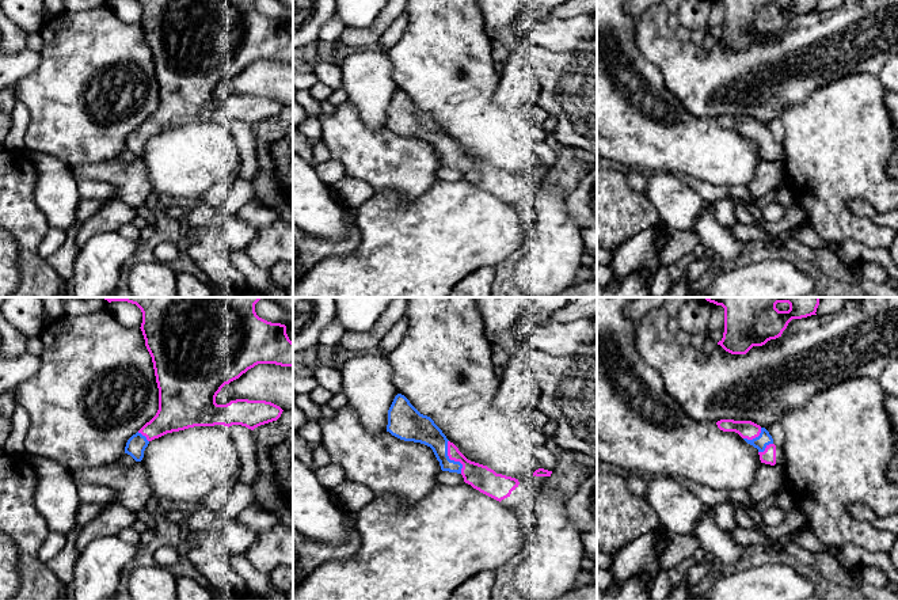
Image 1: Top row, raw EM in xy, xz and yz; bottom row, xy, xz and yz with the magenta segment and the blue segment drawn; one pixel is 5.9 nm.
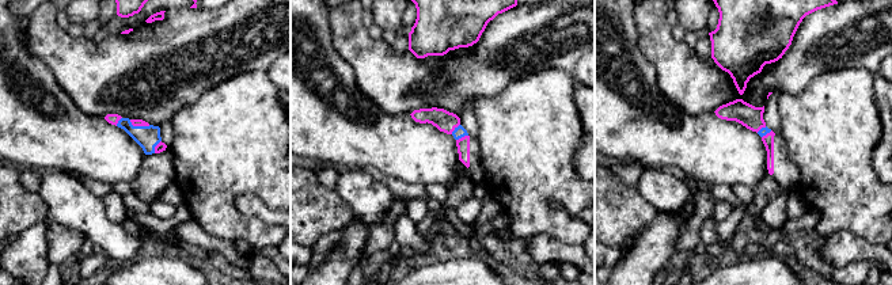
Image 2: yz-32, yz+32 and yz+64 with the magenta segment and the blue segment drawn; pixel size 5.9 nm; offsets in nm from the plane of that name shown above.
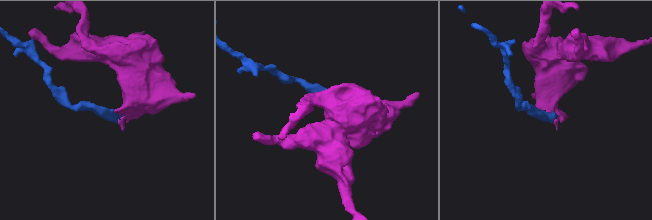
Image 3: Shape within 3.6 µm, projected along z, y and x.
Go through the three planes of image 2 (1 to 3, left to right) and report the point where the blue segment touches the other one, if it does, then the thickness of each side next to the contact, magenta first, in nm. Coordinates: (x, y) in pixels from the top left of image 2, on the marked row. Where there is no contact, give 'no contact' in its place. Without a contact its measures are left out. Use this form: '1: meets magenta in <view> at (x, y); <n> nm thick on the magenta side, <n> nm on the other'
1: meets magenta in yz-32 at (118, 120); 60 nm thick on the magenta side, 140 nm on the other
2: meets magenta in yz+32 at (462, 137); 80 nm thick on the magenta side, 70 nm on the other
3: meets magenta in yz+64 at (767, 133); 70 nm thick on the magenta side, 50 nm on the other

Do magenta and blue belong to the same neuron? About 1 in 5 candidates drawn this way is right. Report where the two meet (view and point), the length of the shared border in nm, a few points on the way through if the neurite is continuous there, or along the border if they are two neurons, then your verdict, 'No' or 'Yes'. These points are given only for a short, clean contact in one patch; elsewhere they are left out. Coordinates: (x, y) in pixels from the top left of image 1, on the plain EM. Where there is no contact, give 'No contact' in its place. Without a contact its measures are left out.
Touches magenta at xz (451, 155). Shared border 220 nm. Path across: xz (482, 174), (451, 155), (422, 125). Yes

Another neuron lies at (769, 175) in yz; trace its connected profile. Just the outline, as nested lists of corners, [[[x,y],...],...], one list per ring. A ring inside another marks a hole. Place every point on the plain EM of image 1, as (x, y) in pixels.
[[[761,159],[757,164],[754,178],[747,185],[753,202],[760,197],[777,189],[784,183],[784,170],[776,160]]]

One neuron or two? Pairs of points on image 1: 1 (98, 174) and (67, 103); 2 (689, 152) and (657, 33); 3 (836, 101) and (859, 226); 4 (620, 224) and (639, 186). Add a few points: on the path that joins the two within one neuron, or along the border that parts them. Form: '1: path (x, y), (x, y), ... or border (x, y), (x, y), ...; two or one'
1: border (114, 158), (106, 162), (79, 163), (72, 167); two
2: border (658, 69), (664, 86), (688, 111), (699, 117); two
3: path (836, 132), (836, 196); one
4: border (626, 170), (627, 183), (643, 194); two

